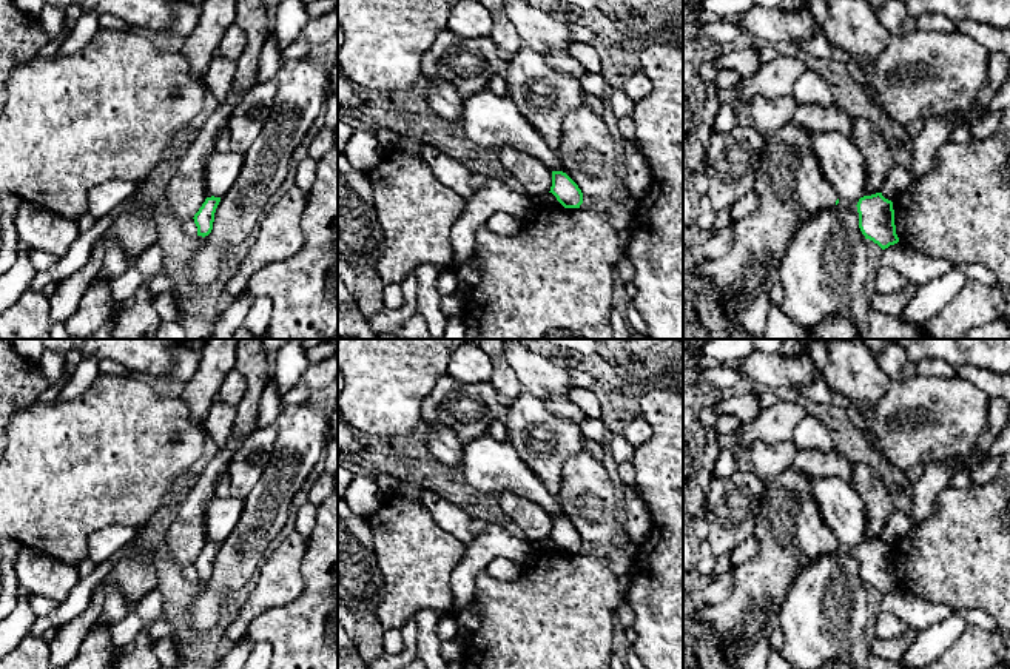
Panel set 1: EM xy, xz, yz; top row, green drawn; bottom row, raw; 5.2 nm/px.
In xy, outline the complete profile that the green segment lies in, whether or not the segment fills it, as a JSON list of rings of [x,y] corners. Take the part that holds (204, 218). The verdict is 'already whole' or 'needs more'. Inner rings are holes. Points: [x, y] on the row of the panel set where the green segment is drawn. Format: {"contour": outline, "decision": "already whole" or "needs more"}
{"contour": [[[207,197],[199,211],[194,214],[194,224],[197,227],[197,236],[208,236],[213,230],[214,213],[221,202],[221,197]]], "decision": "already whole"}

